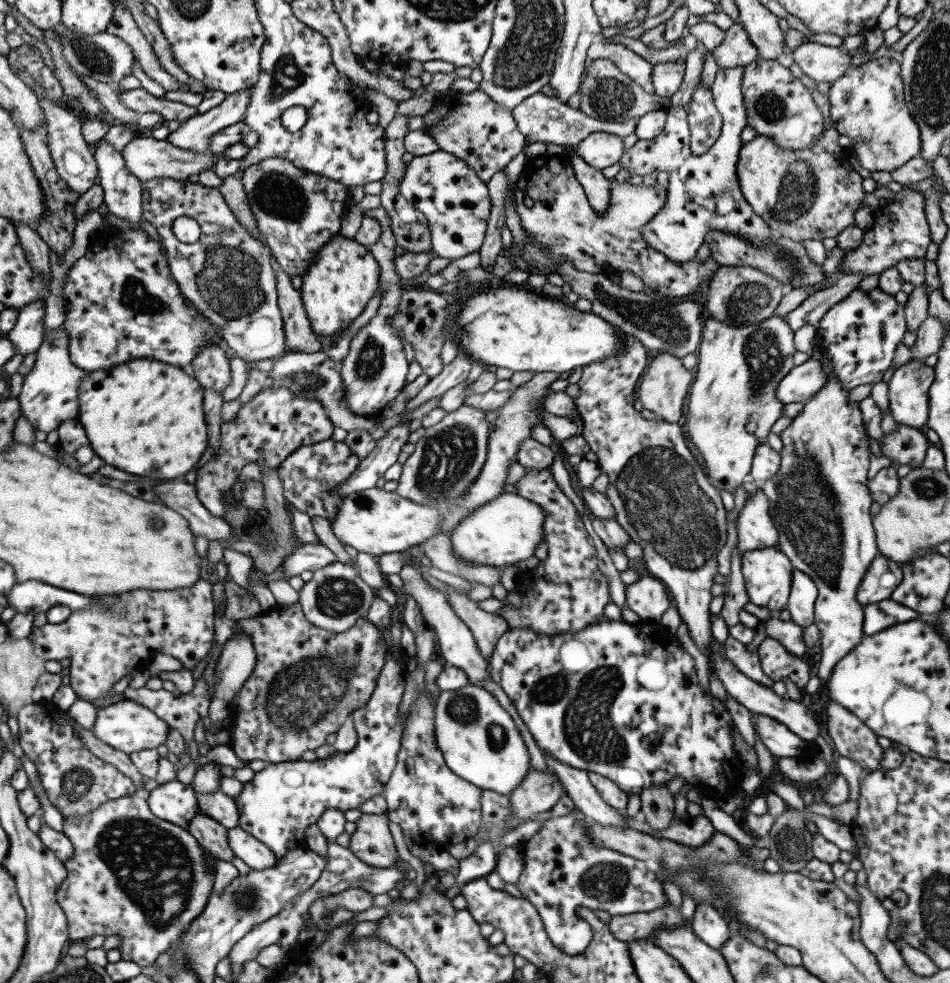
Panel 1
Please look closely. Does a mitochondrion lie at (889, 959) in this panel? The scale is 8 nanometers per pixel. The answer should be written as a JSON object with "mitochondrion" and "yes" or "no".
{"mitochondrion":"no"}

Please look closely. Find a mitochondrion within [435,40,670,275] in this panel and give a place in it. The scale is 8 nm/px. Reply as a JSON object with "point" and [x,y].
{"point":[610,98]}

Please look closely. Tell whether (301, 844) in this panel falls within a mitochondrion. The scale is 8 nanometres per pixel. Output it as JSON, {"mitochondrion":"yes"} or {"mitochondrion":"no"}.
{"mitochondrion":"no"}

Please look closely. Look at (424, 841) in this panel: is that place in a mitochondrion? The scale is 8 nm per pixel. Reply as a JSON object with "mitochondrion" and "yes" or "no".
{"mitochondrion":"no"}

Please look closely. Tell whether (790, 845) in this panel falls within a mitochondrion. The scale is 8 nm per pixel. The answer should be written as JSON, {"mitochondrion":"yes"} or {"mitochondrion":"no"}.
{"mitochondrion":"yes"}

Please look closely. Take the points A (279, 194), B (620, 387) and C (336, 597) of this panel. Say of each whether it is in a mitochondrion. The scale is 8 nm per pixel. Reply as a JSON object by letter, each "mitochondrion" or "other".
{"A":"mitochondrion","B":"other","C":"mitochondrion"}

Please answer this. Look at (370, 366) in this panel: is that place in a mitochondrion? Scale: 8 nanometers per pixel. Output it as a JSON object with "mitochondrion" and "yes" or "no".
{"mitochondrion":"yes"}

